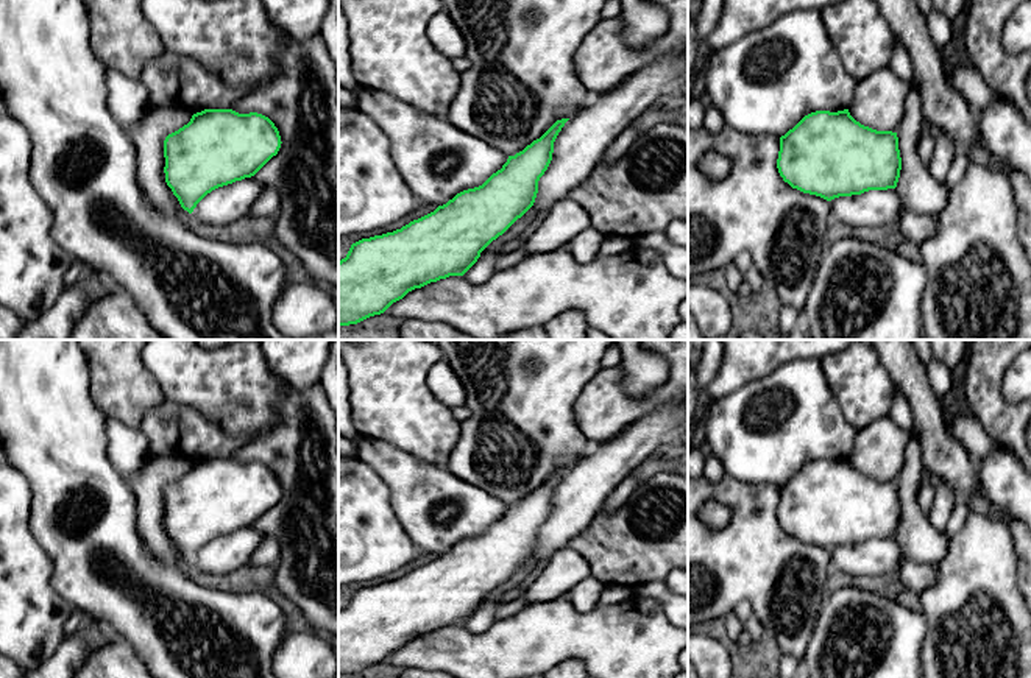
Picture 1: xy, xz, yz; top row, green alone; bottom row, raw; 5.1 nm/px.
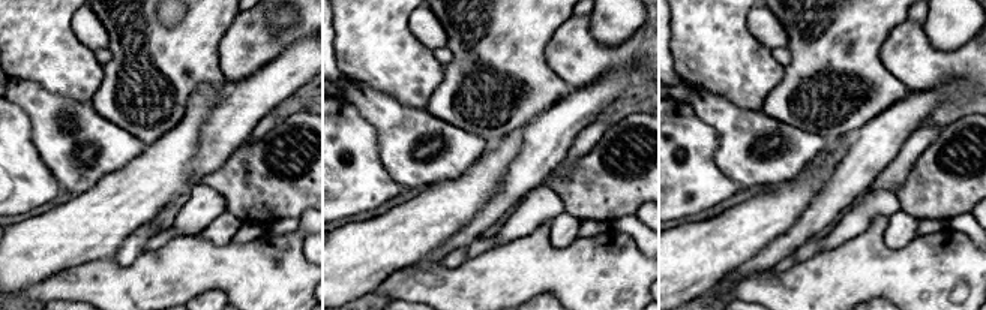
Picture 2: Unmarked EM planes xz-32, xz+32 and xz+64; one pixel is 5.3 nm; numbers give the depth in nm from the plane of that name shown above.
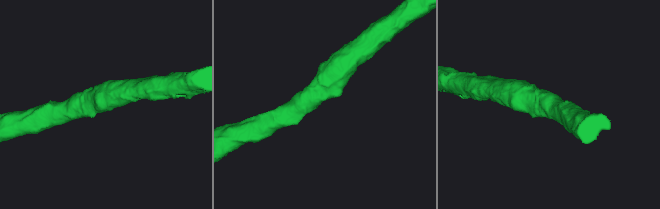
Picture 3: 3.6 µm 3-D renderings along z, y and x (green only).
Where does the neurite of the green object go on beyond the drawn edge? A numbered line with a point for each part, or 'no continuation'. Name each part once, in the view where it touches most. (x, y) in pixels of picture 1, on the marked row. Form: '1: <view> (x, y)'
1: xz (579, 147)

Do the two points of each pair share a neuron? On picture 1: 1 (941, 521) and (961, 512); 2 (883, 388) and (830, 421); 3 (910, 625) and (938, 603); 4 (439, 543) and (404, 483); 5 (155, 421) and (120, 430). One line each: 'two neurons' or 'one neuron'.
1: two neurons
2: two neurons
3: two neurons
4: one neuron
5: two neurons

